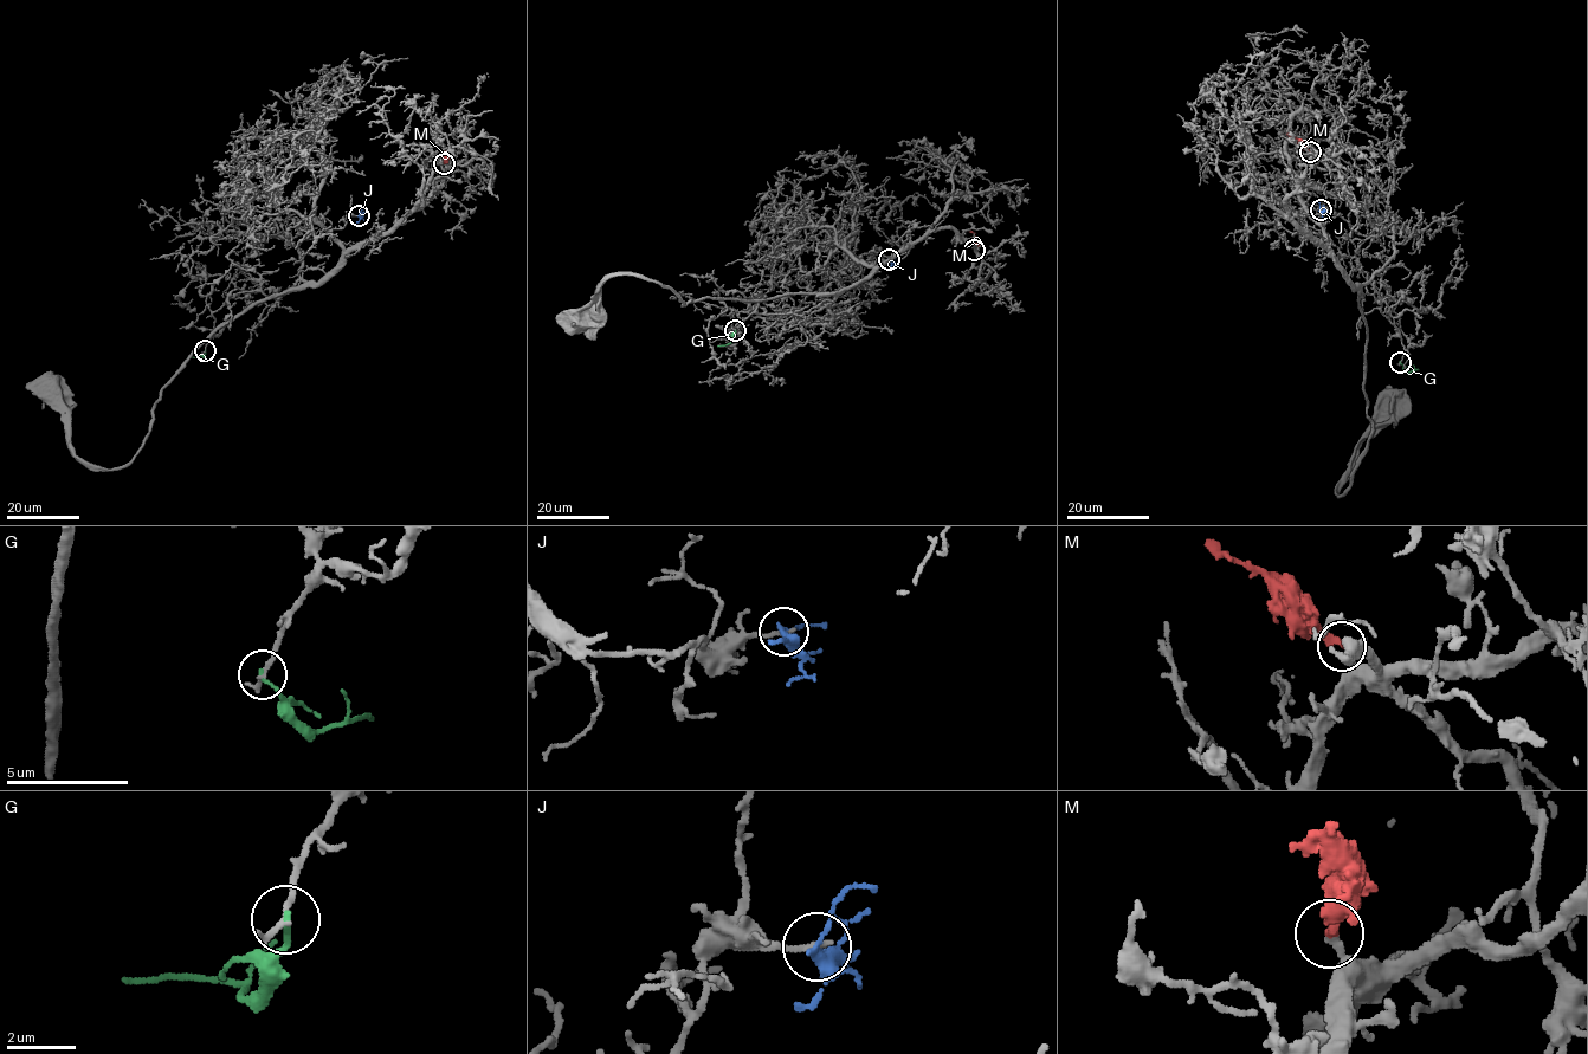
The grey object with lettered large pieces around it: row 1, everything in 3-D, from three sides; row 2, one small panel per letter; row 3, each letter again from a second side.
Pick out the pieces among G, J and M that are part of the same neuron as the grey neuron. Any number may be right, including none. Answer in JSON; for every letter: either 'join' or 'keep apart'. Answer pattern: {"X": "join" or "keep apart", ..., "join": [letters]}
{"G": "keep apart", "J": "keep apart", "M": "join", "join": ["M"]}

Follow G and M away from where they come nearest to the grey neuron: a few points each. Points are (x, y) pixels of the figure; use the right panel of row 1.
G: (1400, 362), (1407, 370), (1418, 369)
M: (1310, 152), (1288, 134)

